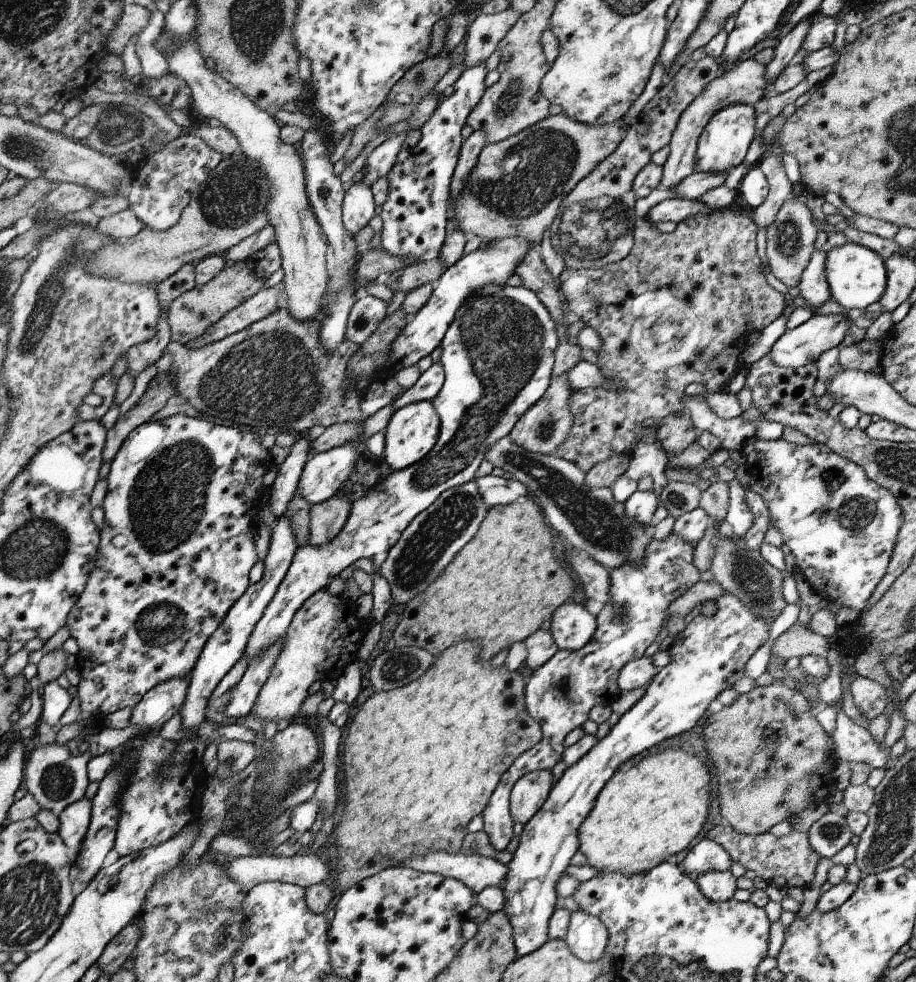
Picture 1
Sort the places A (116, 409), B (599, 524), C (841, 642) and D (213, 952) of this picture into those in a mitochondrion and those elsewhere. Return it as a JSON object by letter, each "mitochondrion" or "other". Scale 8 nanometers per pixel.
{"A":"other","B":"mitochondrion","C":"other","D":"other"}

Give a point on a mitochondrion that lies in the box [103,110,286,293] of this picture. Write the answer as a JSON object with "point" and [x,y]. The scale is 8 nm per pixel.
{"point":[231,199]}

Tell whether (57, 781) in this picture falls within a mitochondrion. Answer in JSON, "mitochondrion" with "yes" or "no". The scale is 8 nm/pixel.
{"mitochondrion":"yes"}

